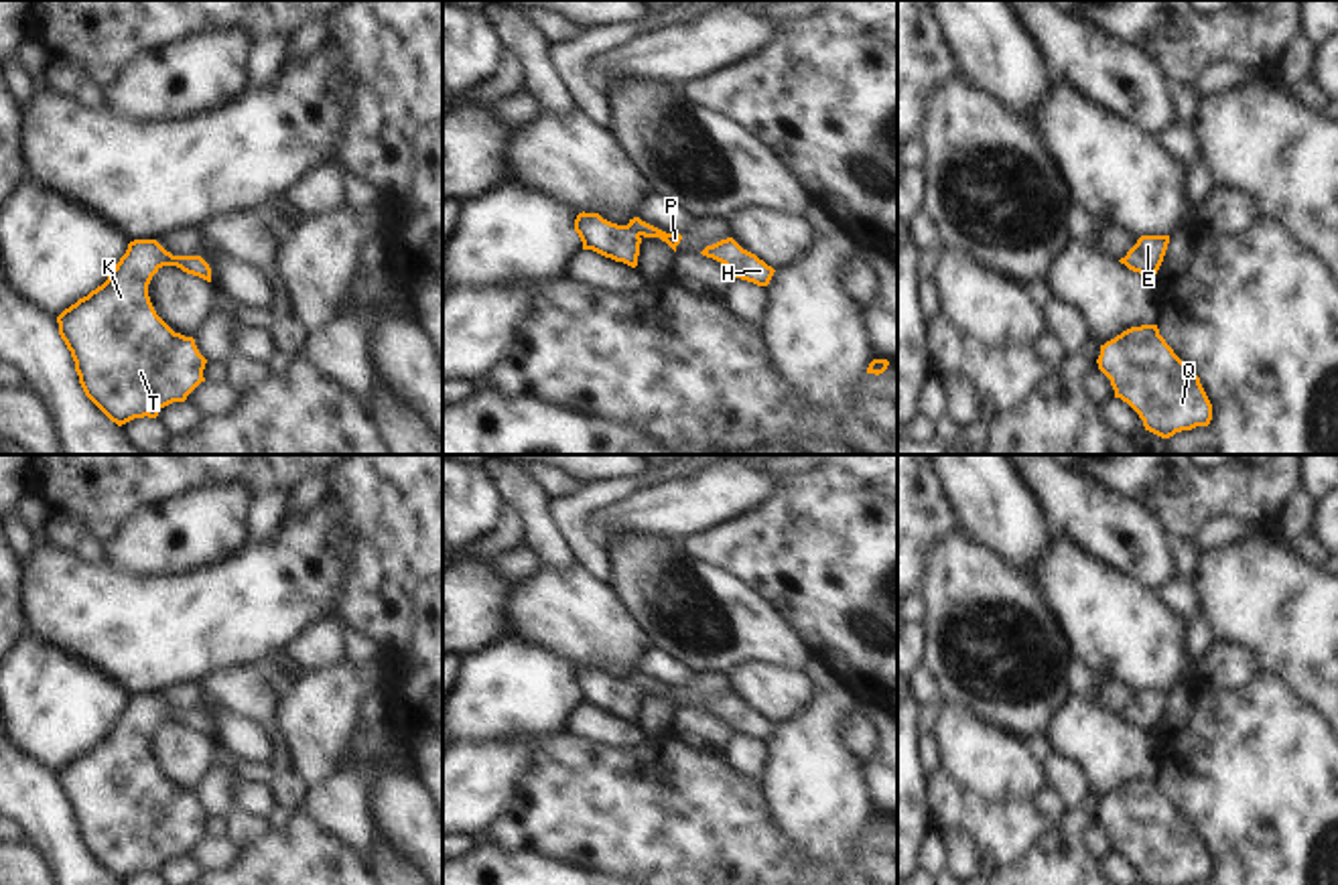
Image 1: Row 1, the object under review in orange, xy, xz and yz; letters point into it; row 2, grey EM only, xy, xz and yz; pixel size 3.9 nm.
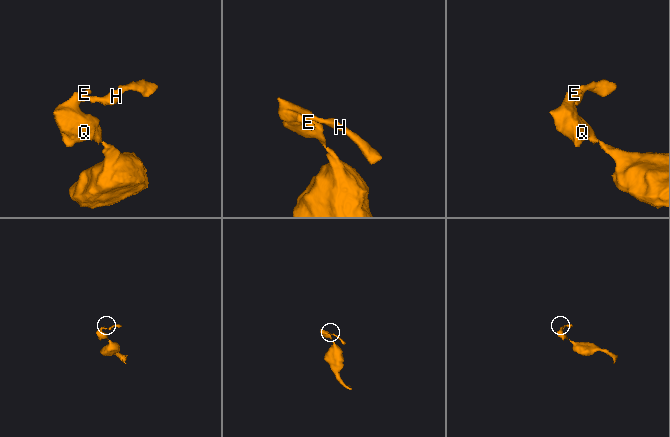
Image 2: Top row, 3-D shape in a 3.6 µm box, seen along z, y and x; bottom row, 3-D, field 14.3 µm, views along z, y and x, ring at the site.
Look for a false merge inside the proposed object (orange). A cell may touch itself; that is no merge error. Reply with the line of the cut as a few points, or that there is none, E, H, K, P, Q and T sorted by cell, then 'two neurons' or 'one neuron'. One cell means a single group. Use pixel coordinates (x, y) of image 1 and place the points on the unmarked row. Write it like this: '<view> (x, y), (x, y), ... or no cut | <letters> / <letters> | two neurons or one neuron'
no cut | E H K P Q T | one neuron

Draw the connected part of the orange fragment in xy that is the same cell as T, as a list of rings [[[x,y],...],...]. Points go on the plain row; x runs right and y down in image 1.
[[[134,694],[108,735],[57,771],[85,850],[118,881],[134,873],[156,873],[160,863],[185,857],[205,836],[207,814],[195,794],[175,788],[150,757],[148,739],[162,721],[211,737],[211,723],[201,710],[173,710],[156,694]]]

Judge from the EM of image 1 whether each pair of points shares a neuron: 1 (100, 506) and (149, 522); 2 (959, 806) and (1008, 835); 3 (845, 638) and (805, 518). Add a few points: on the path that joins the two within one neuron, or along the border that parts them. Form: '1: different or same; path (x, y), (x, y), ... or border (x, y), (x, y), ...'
1: different; border (173, 496), (135, 506), (116, 524)
2: same; path (971, 812), (995, 825)
3: same; path (839, 607), (839, 553), (835, 549)

